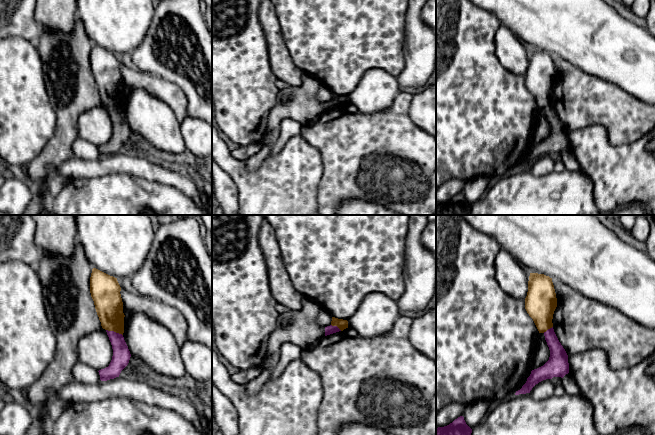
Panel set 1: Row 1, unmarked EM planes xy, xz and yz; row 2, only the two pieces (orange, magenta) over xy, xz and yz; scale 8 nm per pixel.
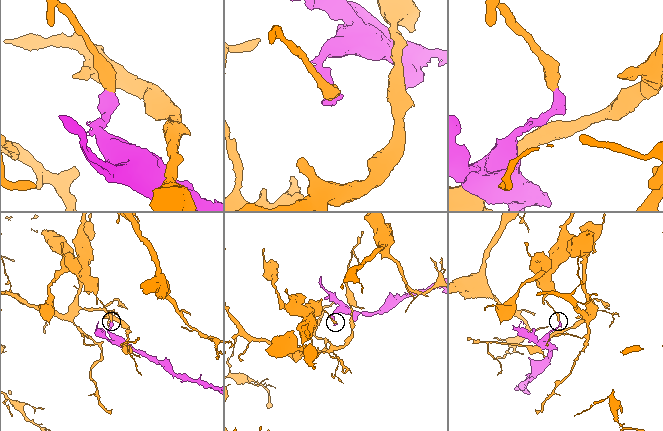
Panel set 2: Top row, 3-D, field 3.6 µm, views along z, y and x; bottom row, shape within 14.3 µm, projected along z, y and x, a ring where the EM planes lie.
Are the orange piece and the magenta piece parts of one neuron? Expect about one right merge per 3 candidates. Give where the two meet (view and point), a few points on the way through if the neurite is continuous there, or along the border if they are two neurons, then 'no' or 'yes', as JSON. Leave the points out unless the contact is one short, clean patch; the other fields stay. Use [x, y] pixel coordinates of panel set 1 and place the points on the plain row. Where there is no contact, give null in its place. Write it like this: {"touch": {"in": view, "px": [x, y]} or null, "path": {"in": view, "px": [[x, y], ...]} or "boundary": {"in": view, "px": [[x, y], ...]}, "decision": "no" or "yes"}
{"touch": {"in": "xy", "px": [114, 107]}, "boundary": {"in": "xy", "px": [[106, 105], [113, 106], [122, 111]]}, "decision": "no"}

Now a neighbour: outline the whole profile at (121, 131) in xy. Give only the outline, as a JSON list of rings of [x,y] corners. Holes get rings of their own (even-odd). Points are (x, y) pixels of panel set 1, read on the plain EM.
[[[106,106],[113,125],[112,136],[108,143],[99,146],[100,156],[107,157],[119,153],[128,141],[131,130],[122,110]]]

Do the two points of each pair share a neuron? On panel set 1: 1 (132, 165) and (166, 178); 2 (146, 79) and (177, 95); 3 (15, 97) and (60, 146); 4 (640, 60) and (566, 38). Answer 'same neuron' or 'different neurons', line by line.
1: same neuron
2: same neuron
3: different neurons
4: same neuron

